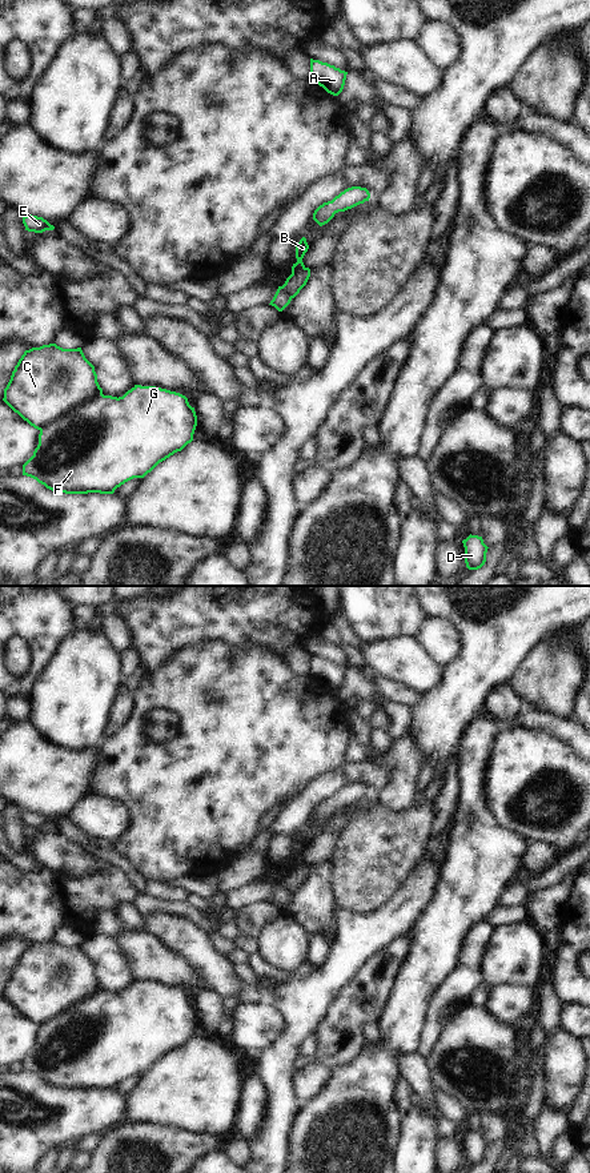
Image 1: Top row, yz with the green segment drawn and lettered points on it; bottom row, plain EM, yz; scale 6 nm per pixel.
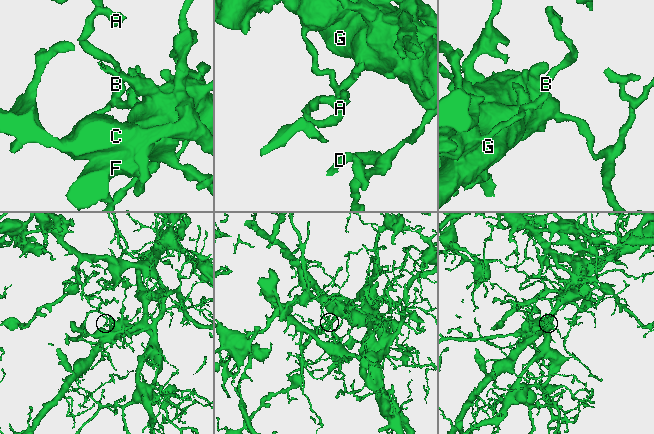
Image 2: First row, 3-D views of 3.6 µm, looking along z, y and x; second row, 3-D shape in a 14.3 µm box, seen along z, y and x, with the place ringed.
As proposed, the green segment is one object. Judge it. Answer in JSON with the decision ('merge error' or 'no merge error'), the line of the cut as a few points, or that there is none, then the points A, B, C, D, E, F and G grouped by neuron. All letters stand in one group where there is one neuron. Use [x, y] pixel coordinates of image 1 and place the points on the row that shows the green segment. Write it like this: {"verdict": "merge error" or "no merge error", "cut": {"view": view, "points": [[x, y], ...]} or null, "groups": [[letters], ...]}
{"verdict": "merge error", "cut": {"view": "yz", "points": [[103, 394], [52, 421], [40, 430]]}, "groups": [["A", "B", "E", "F", "G"], ["C", "D"]]}

